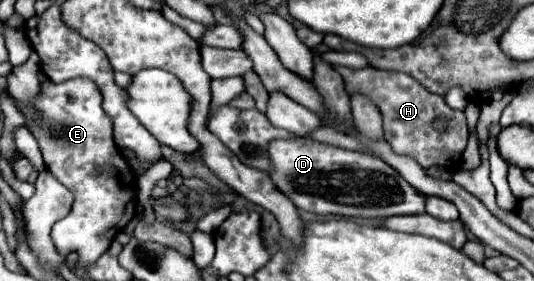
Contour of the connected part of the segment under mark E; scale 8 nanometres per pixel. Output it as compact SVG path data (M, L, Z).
M80 77L80 79L64 81L58 85L52 81L44 81L40 87L42 87L42 93L32 105L34 111L42 113L40 121L34 119L34 113L30 111L28 105L22 105L22 103L16 103L16 105L26 115L26 127L38 139L46 167L62 185L66 185L74 193L74 205L72 205L70 213L64 219L56 221L56 225L52 227L52 241L56 245L56 251L62 257L68 257L68 253L74 251L80 257L80 265L90 265L108 249L108 245L114 241L116 233L120 233L126 227L126 223L134 217L138 181L134 177L134 171L128 167L126 159L122 157L122 153L118 151L118 147L112 139L112 117L108 117L108 113L104 113L102 93L90 79Z

